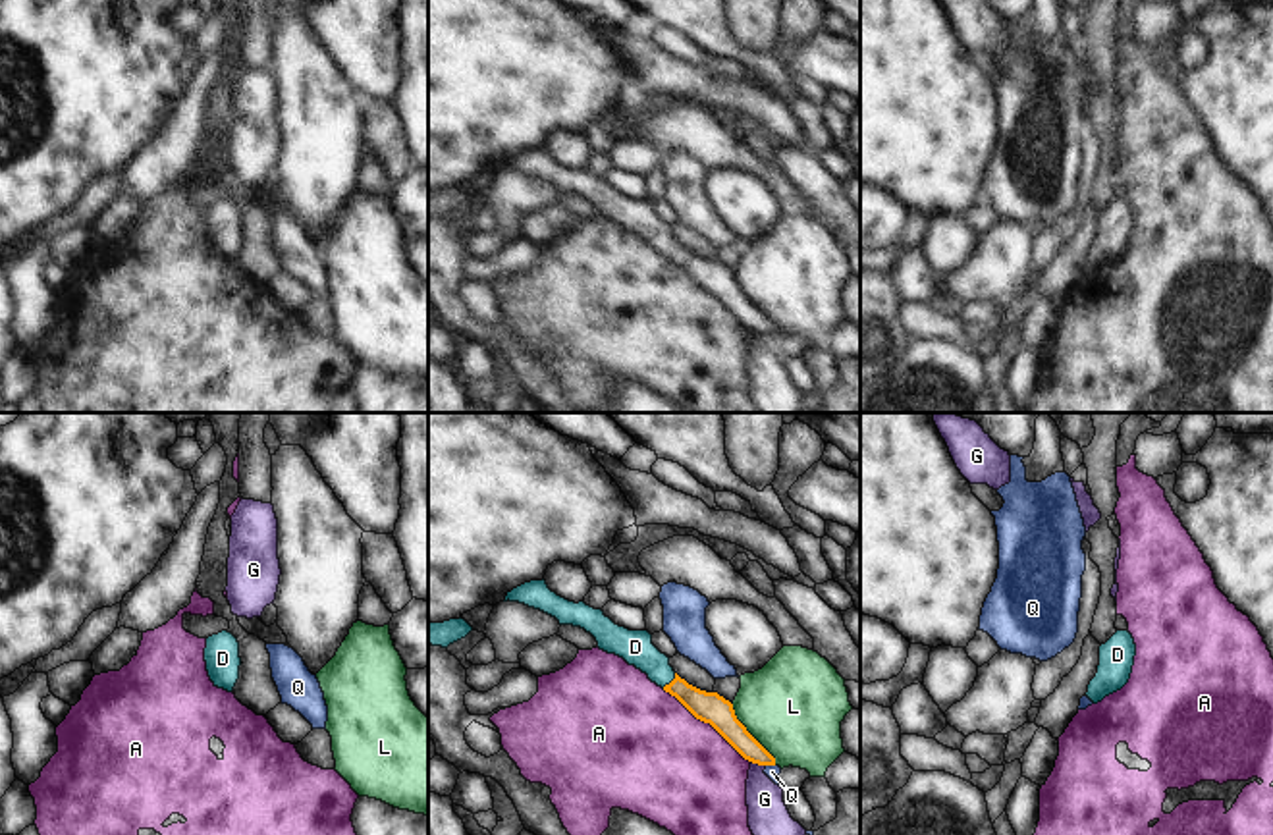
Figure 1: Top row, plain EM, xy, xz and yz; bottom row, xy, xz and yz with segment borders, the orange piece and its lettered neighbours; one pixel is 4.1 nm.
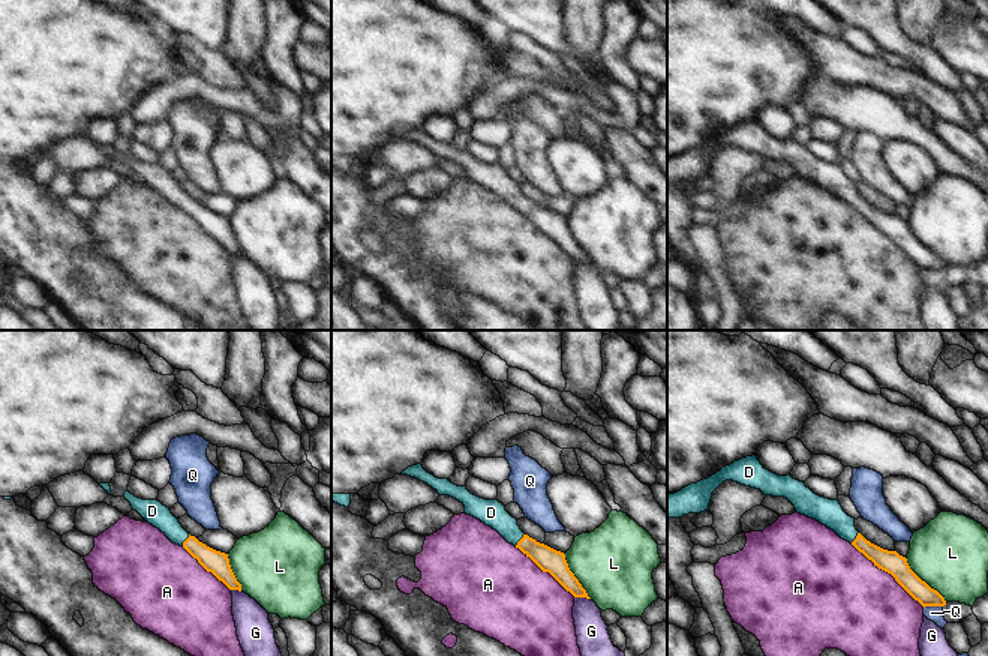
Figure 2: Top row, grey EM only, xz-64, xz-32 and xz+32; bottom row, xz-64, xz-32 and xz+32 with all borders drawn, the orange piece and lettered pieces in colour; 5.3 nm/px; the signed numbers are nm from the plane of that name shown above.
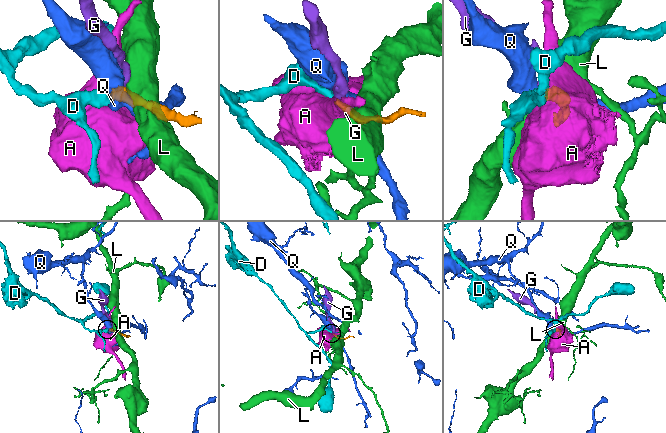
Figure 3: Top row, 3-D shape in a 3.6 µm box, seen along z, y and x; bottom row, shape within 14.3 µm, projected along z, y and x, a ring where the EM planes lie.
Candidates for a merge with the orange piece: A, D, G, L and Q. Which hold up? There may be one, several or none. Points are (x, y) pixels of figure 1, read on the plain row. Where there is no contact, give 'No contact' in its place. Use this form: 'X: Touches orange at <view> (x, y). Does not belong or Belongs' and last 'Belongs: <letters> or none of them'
A: Touches orange at xz (706, 290). Does not belong
D: Touches orange at xz (672, 249). Belongs
G: Touches orange at xz (758, 332). Does not belong
L: Touches orange at xz (751, 303). Does not belong
Q: Touches orange at xz (770, 332). Does not belong
Belongs: D

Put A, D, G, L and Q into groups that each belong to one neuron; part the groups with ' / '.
A / D / G / L / Q

